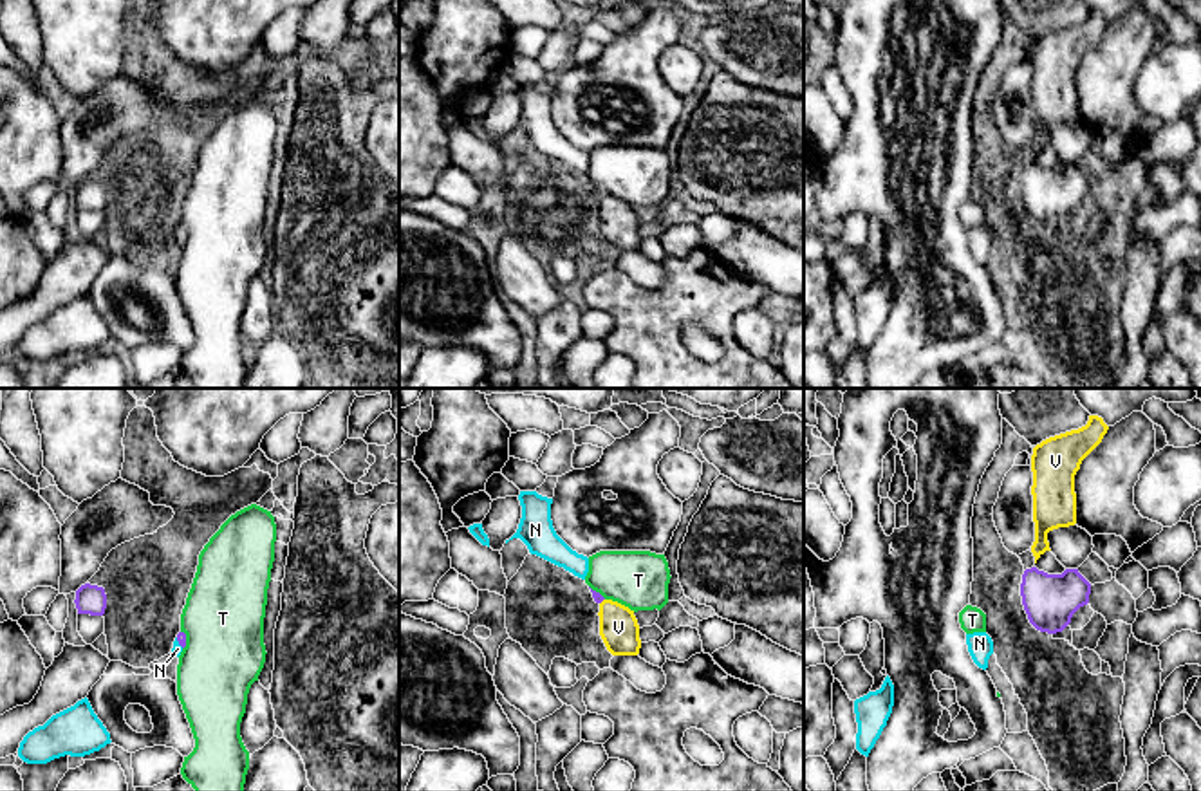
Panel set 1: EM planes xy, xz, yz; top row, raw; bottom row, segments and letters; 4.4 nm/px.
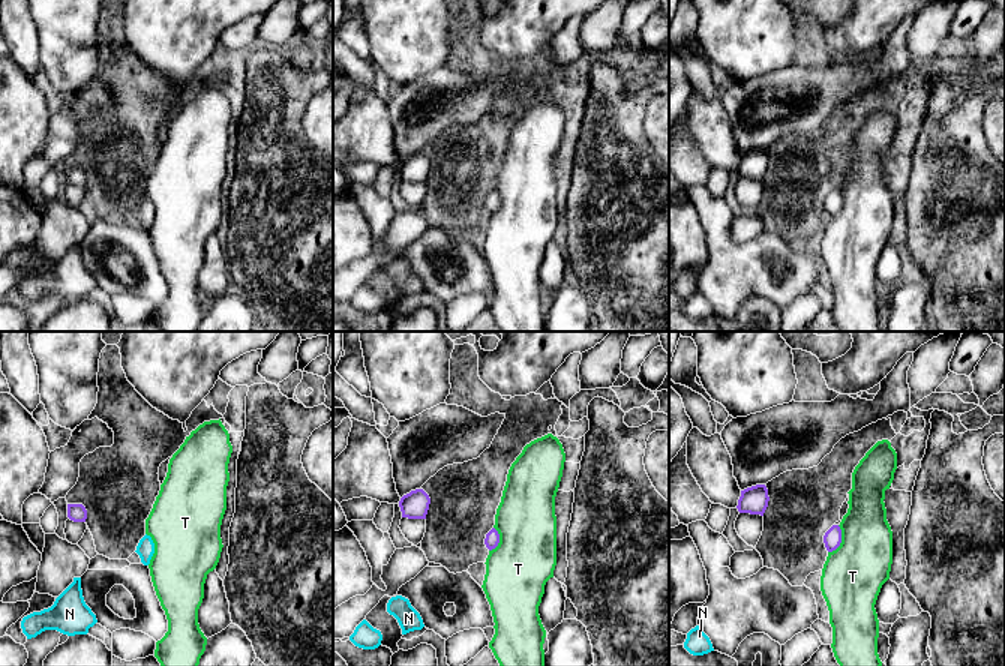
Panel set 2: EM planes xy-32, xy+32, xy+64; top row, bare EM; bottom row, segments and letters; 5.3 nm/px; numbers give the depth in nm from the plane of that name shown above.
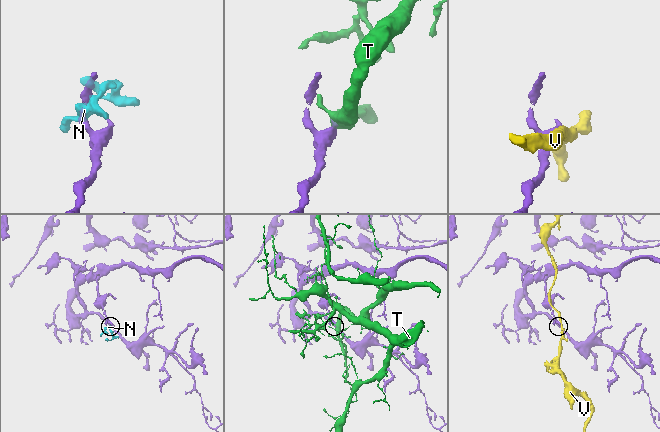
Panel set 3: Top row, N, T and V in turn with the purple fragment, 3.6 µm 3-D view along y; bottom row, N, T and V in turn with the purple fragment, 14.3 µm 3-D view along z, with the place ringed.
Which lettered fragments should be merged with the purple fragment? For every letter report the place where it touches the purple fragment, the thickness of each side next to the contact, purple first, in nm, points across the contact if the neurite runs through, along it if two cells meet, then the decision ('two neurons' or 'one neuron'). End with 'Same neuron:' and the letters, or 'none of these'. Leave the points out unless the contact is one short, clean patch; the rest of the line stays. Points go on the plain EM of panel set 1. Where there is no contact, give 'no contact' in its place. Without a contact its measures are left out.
N: meets purple in xy at (179, 239); 50 nm thick on the purple side, 50 nm on the other; runs through xy (181, 232), (179, 239), (177, 244); one neuron
T: meets purple in xy at (185, 235); 50 nm thick on the purple side, 360 nm on the other; border along xy (181, 226), (185, 230), (183, 244); two neurons
V: meets purple in xz at (602, 195); 50 nm thick on the purple side, 180 nm on the other; border along xz (604, 194), (600, 199); two neurons
Same neuron: N

